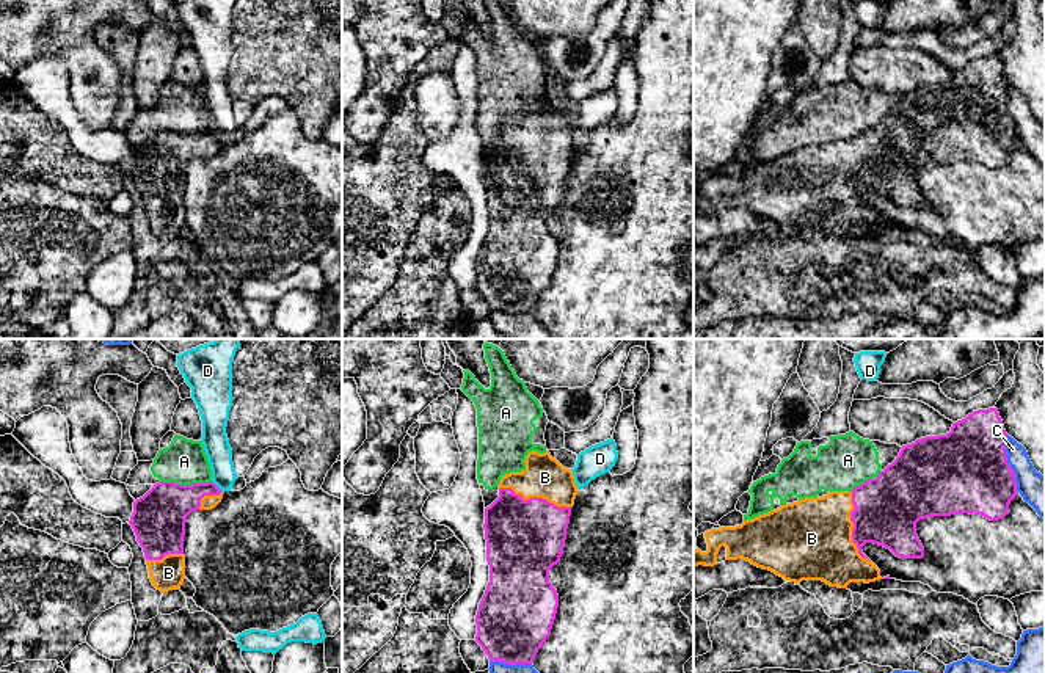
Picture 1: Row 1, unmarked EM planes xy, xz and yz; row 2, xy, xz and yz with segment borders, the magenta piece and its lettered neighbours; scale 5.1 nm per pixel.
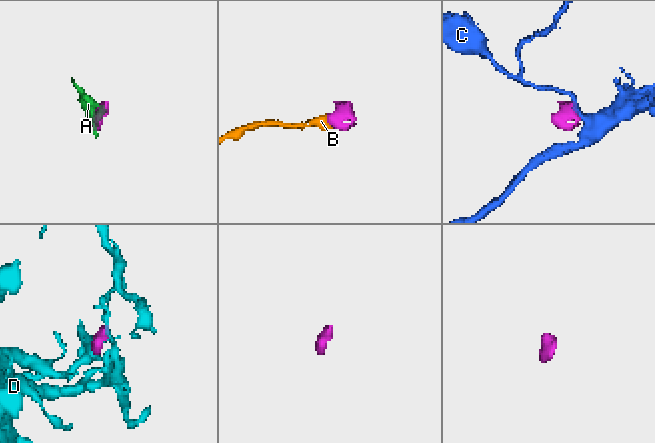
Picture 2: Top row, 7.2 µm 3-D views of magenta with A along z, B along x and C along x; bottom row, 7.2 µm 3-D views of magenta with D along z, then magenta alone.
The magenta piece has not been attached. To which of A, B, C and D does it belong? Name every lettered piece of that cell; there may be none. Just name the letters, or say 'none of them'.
B

